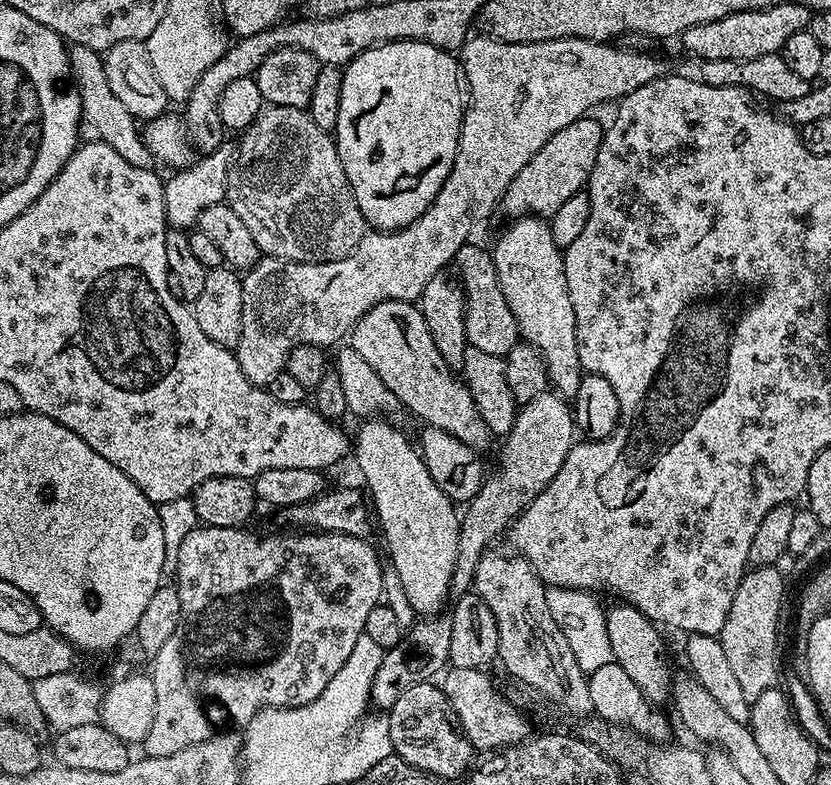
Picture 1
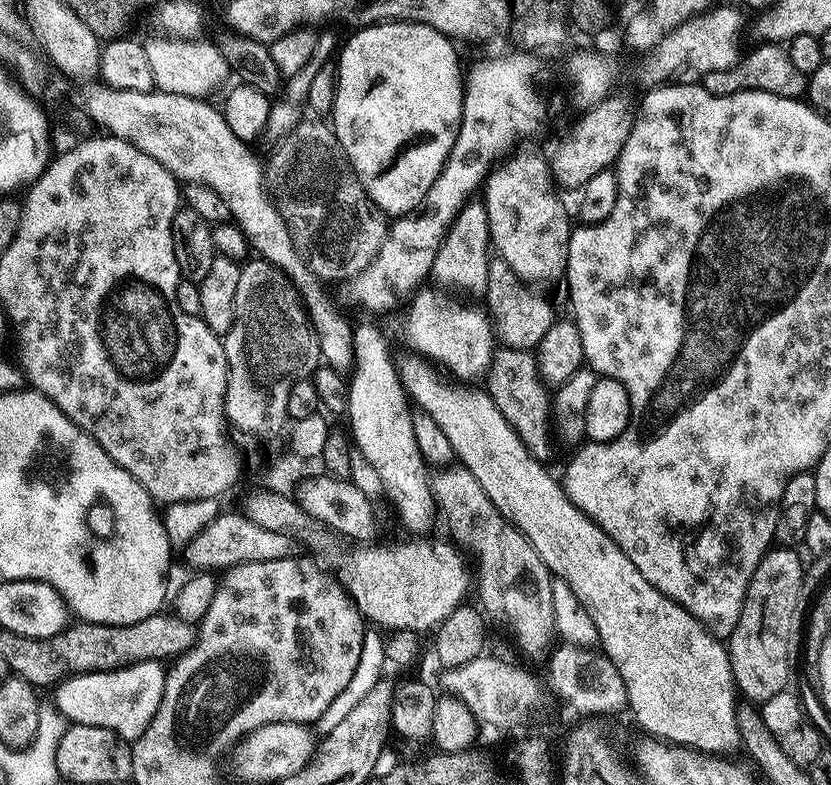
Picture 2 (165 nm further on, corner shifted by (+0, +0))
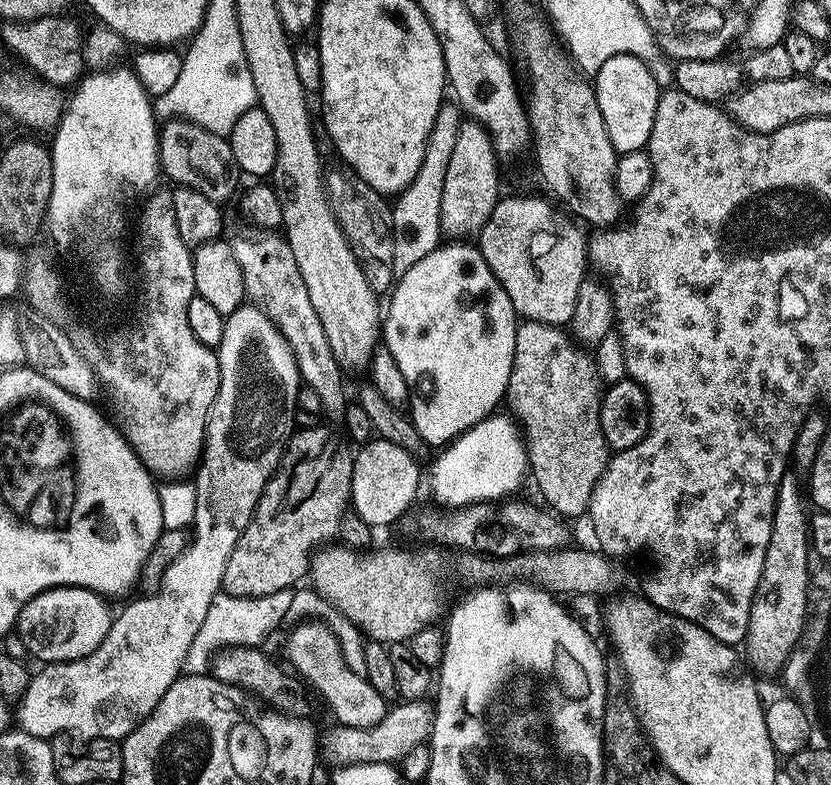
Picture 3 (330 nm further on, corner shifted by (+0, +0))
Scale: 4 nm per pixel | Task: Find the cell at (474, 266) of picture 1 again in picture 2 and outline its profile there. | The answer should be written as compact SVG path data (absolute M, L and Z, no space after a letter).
M499 258L493 259L488 266L488 291L486 293L486 308L491 315L492 323L495 325L495 335L498 337L501 345L510 348L527 348L535 349L540 339L546 334L552 322L554 314L552 314L552 304L540 292L535 292L535 287L529 286L525 281L521 280L518 274L514 274L514 270L507 262Z

